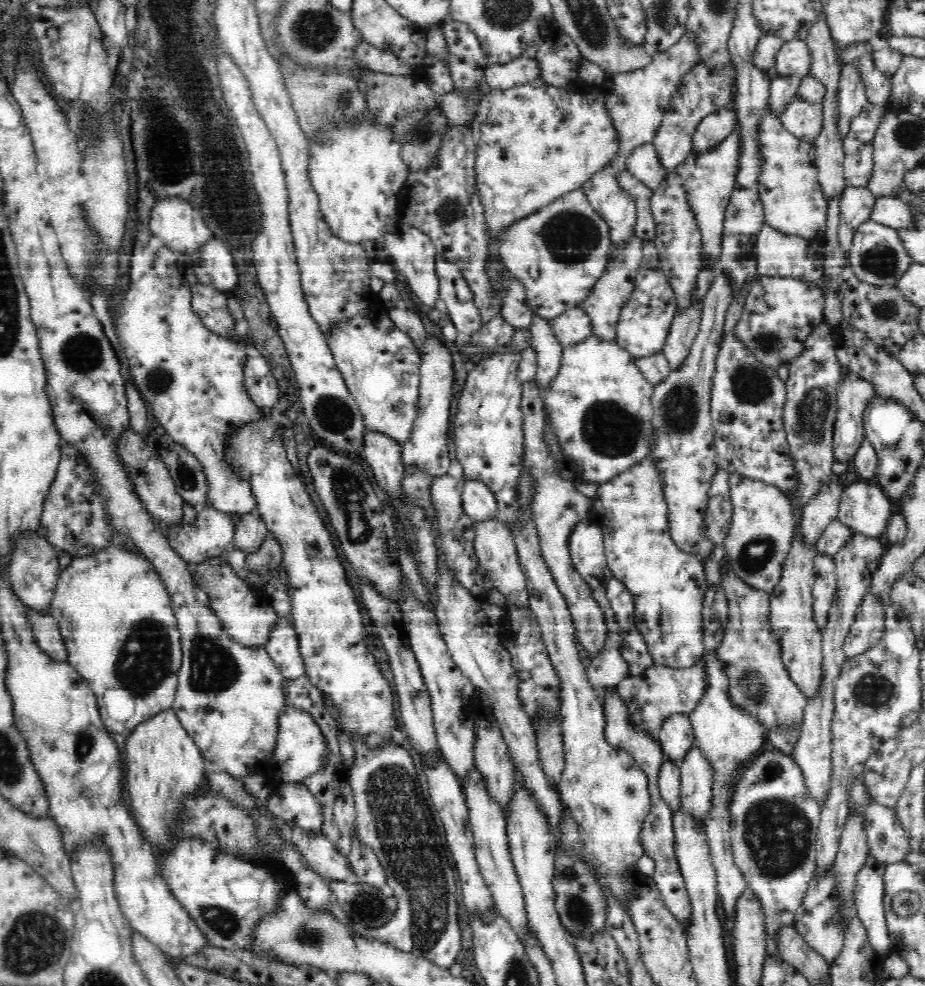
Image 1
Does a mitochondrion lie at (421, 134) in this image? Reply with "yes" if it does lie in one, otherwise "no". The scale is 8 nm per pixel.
yes

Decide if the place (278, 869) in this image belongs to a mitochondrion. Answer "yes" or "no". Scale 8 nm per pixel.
no

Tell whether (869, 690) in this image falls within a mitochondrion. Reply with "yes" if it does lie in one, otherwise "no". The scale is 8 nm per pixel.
yes

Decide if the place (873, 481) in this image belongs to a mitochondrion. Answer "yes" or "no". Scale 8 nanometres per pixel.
no

